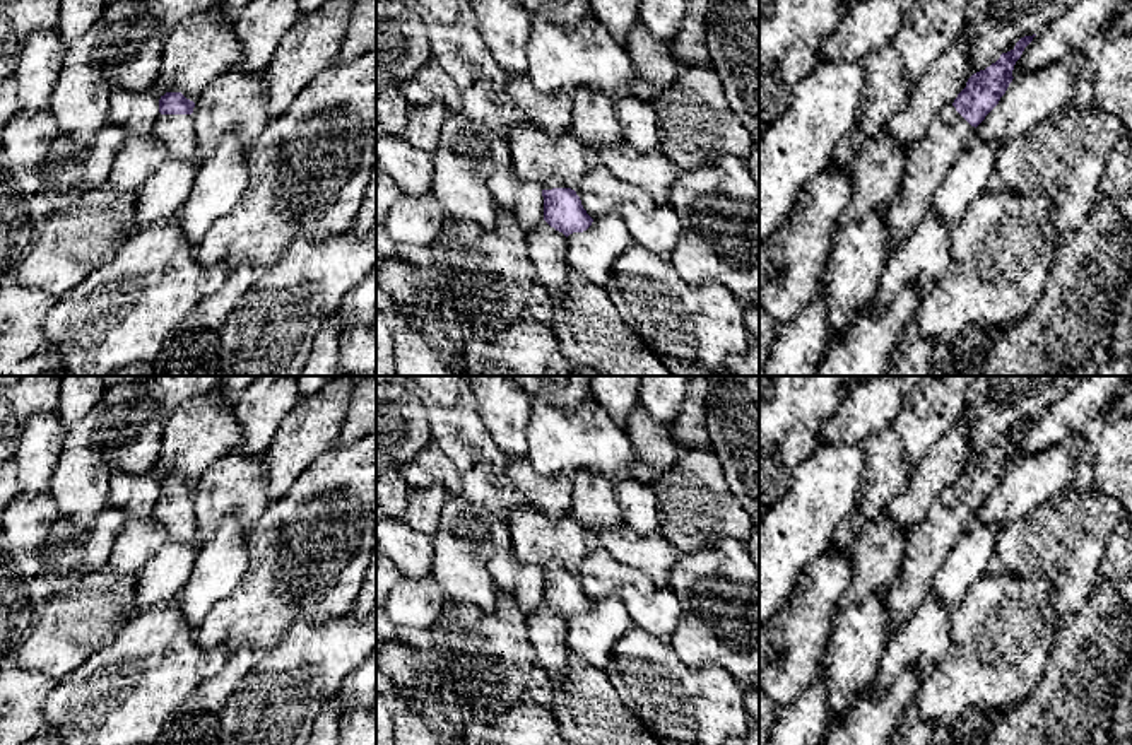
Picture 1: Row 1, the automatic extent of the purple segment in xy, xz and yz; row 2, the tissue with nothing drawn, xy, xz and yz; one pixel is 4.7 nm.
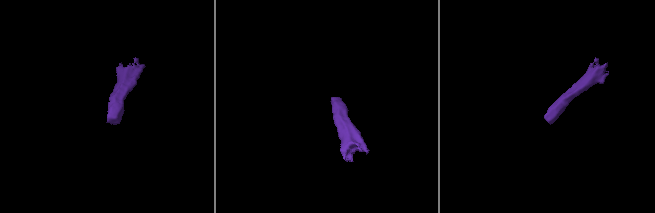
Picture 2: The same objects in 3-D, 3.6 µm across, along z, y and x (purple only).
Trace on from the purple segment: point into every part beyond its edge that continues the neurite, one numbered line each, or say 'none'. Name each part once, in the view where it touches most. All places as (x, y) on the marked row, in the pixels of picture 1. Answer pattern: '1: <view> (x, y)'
1: xy (176, 132)

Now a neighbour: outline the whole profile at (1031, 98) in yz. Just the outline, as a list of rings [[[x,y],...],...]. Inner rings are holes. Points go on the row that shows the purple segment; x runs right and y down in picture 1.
[[[1093,48],[1065,55],[1040,70],[1012,79],[999,104],[975,128],[964,152],[995,140],[1005,147],[1036,123],[1062,113],[1079,80],[1091,80]]]

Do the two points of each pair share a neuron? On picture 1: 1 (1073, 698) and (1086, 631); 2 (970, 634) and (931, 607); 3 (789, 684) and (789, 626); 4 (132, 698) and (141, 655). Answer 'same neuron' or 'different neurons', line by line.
1: same neuron
2: different neurons
3: same neuron
4: same neuron

